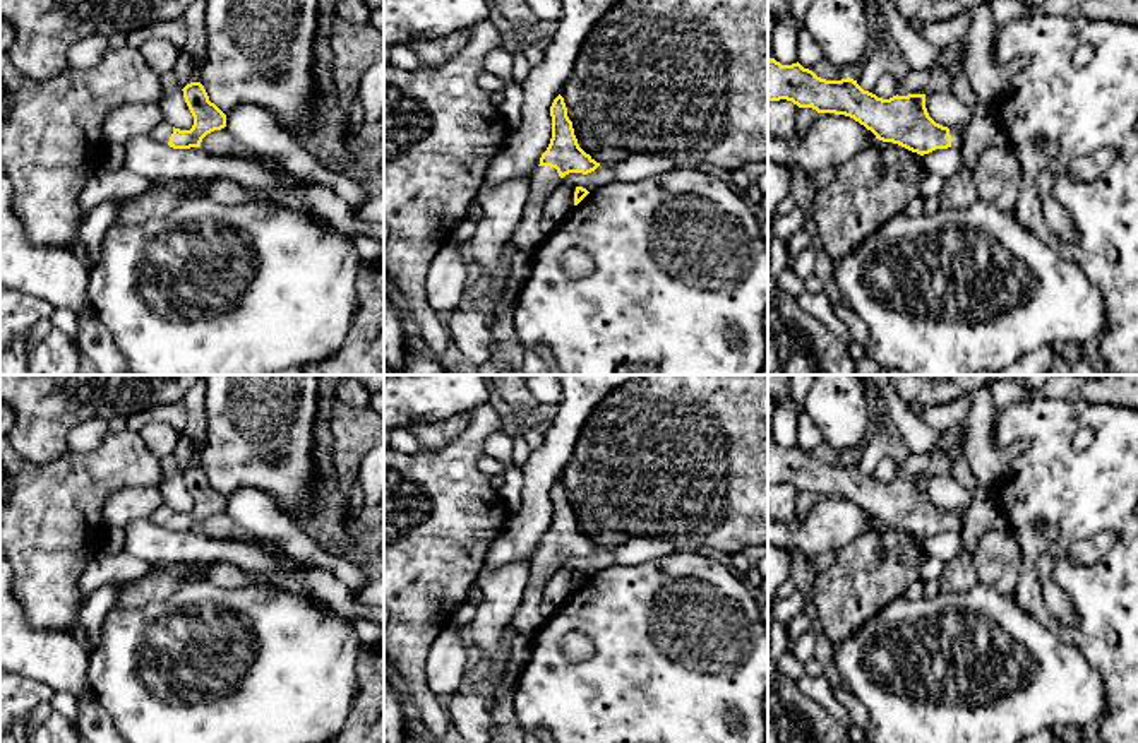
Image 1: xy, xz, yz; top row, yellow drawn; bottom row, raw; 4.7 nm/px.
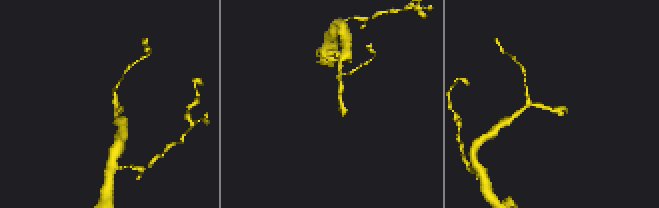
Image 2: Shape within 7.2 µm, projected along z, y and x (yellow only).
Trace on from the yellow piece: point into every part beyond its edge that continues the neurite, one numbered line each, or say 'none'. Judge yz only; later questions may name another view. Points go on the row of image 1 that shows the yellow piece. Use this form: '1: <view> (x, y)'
1: yz (957, 132)

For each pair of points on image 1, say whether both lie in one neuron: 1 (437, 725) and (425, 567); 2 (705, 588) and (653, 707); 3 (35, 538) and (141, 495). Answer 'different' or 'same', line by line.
1: same
2: same
3: different

